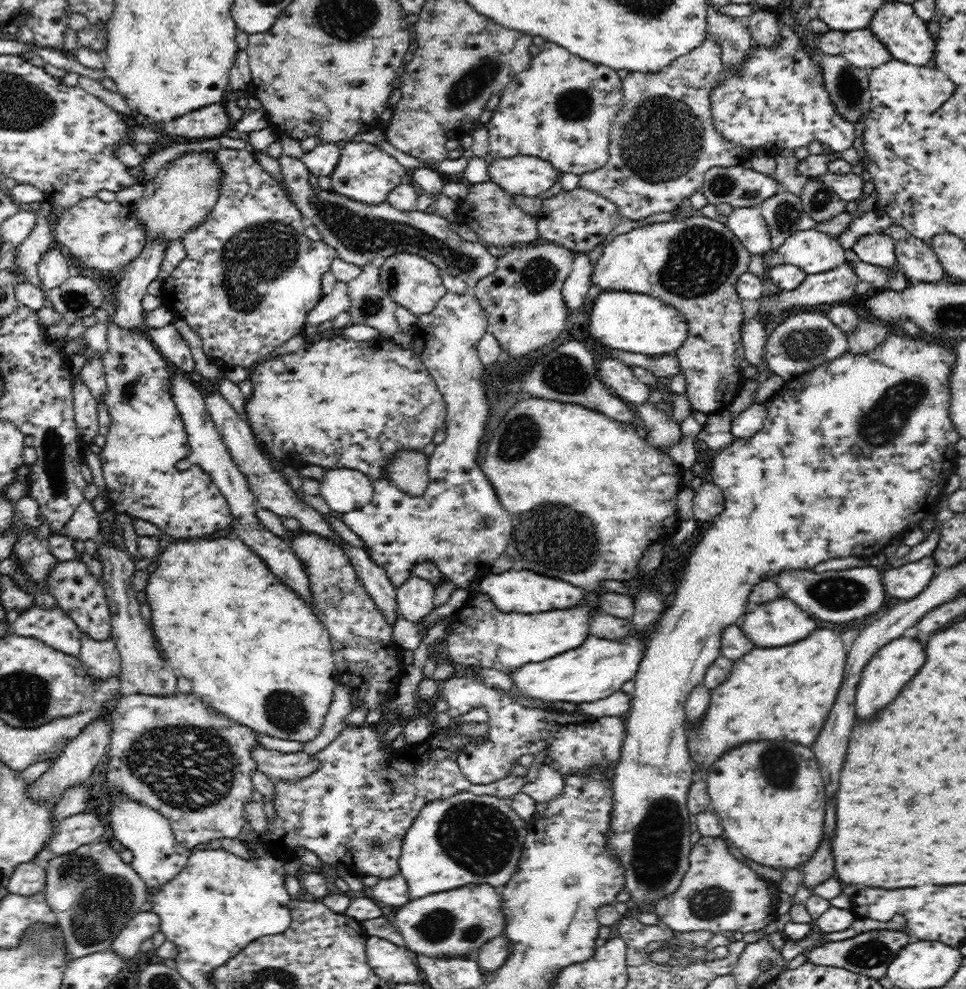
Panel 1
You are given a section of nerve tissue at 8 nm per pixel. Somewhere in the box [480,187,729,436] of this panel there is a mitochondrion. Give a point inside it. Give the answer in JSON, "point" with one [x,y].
{"point":[570,378]}

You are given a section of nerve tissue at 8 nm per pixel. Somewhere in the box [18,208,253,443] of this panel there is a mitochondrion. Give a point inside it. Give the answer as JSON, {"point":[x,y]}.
{"point":[76,302]}

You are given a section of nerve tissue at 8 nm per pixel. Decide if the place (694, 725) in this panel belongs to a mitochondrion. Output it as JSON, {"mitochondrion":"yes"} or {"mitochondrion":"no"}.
{"mitochondrion":"no"}

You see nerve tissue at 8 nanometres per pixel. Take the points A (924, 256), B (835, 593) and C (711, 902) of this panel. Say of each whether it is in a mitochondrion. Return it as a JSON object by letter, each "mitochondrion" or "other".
{"A":"other","B":"mitochondrion","C":"mitochondrion"}

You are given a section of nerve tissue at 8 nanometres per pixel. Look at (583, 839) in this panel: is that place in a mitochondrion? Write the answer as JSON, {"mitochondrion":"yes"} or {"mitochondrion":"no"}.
{"mitochondrion":"no"}

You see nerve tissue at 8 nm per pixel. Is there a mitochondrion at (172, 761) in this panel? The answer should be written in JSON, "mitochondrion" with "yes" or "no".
{"mitochondrion":"yes"}

